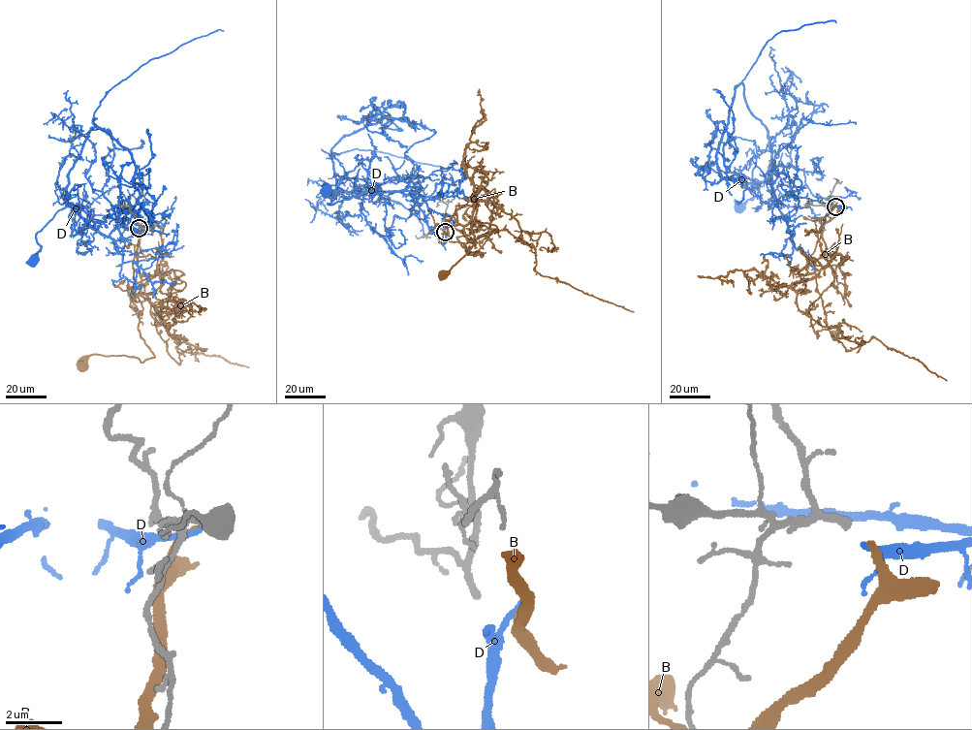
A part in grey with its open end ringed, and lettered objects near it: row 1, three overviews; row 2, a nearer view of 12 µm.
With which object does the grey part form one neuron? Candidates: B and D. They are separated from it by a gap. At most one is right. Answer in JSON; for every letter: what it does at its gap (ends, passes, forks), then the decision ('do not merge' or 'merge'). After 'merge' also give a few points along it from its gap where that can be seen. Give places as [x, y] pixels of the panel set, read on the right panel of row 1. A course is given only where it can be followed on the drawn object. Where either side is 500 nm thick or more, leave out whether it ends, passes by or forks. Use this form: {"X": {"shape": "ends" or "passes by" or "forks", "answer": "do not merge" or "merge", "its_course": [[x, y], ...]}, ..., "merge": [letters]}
{"B": {"shape": "ends", "answer": "do not merge"}, "D": {"shape": "ends", "answer": "merge", "its_course": [[837, 207], [846, 206], [799, 197], [789, 191], [776, 200], [768, 175], [771, 163], [759, 191], [738, 206]]}, "merge": ["D"]}

